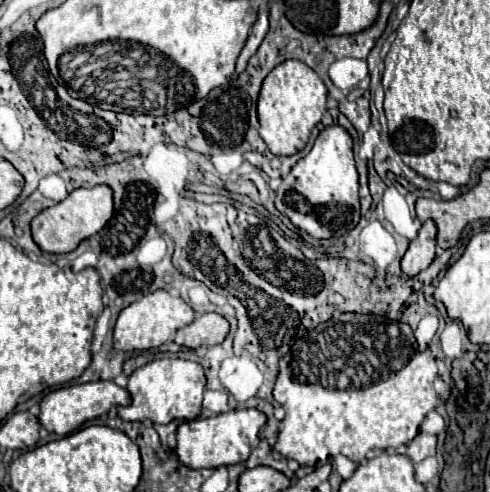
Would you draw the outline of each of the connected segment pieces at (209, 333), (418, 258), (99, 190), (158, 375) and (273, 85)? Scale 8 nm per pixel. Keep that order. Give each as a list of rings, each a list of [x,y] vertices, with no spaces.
[[[209,312],[209,314],[197,316],[189,326],[181,328],[175,334],[175,342],[195,350],[199,346],[221,344],[227,334],[229,334],[229,322],[221,314]]]
[[[427,220],[421,226],[417,238],[411,240],[409,250],[405,252],[405,256],[401,260],[401,270],[407,276],[419,274],[421,270],[425,270],[433,262],[433,258],[435,258],[435,236],[437,236],[435,222]]]
[[[93,186],[93,188],[77,188],[63,202],[45,208],[31,222],[33,240],[39,244],[43,252],[67,254],[79,246],[81,240],[97,234],[107,220],[113,216],[113,192],[109,186]]]
[[[161,358],[137,368],[129,376],[127,390],[133,402],[119,408],[121,420],[151,420],[153,424],[169,424],[171,420],[195,420],[201,414],[201,402],[205,392],[205,372],[199,362],[181,358]]]
[[[285,60],[273,68],[265,82],[263,92],[259,94],[259,134],[265,140],[267,148],[277,156],[291,156],[305,148],[313,126],[321,120],[327,106],[327,88],[323,80],[307,64],[299,60]]]

